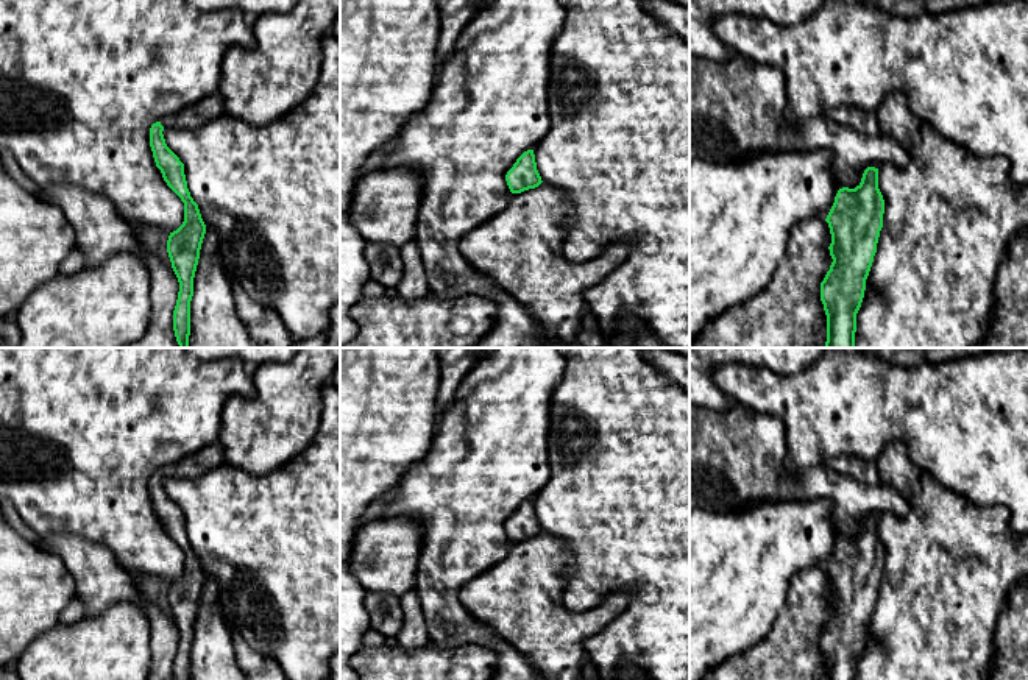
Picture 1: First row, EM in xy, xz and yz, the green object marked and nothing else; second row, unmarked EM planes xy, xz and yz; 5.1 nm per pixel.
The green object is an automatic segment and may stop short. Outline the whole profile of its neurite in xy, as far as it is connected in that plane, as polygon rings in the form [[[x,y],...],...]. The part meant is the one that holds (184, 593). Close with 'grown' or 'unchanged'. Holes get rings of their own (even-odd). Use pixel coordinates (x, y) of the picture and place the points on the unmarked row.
[[[215,441],[192,455],[164,465],[150,477],[150,496],[156,516],[161,519],[167,535],[184,552],[184,571],[176,580],[170,582],[167,590],[167,602],[179,632],[178,649],[173,660],[173,680],[190,680],[193,627],[206,583],[206,574],[201,568],[198,554],[193,551],[187,538],[184,513],[167,496],[162,480],[165,477],[197,479],[223,463],[223,448]]]; grown

